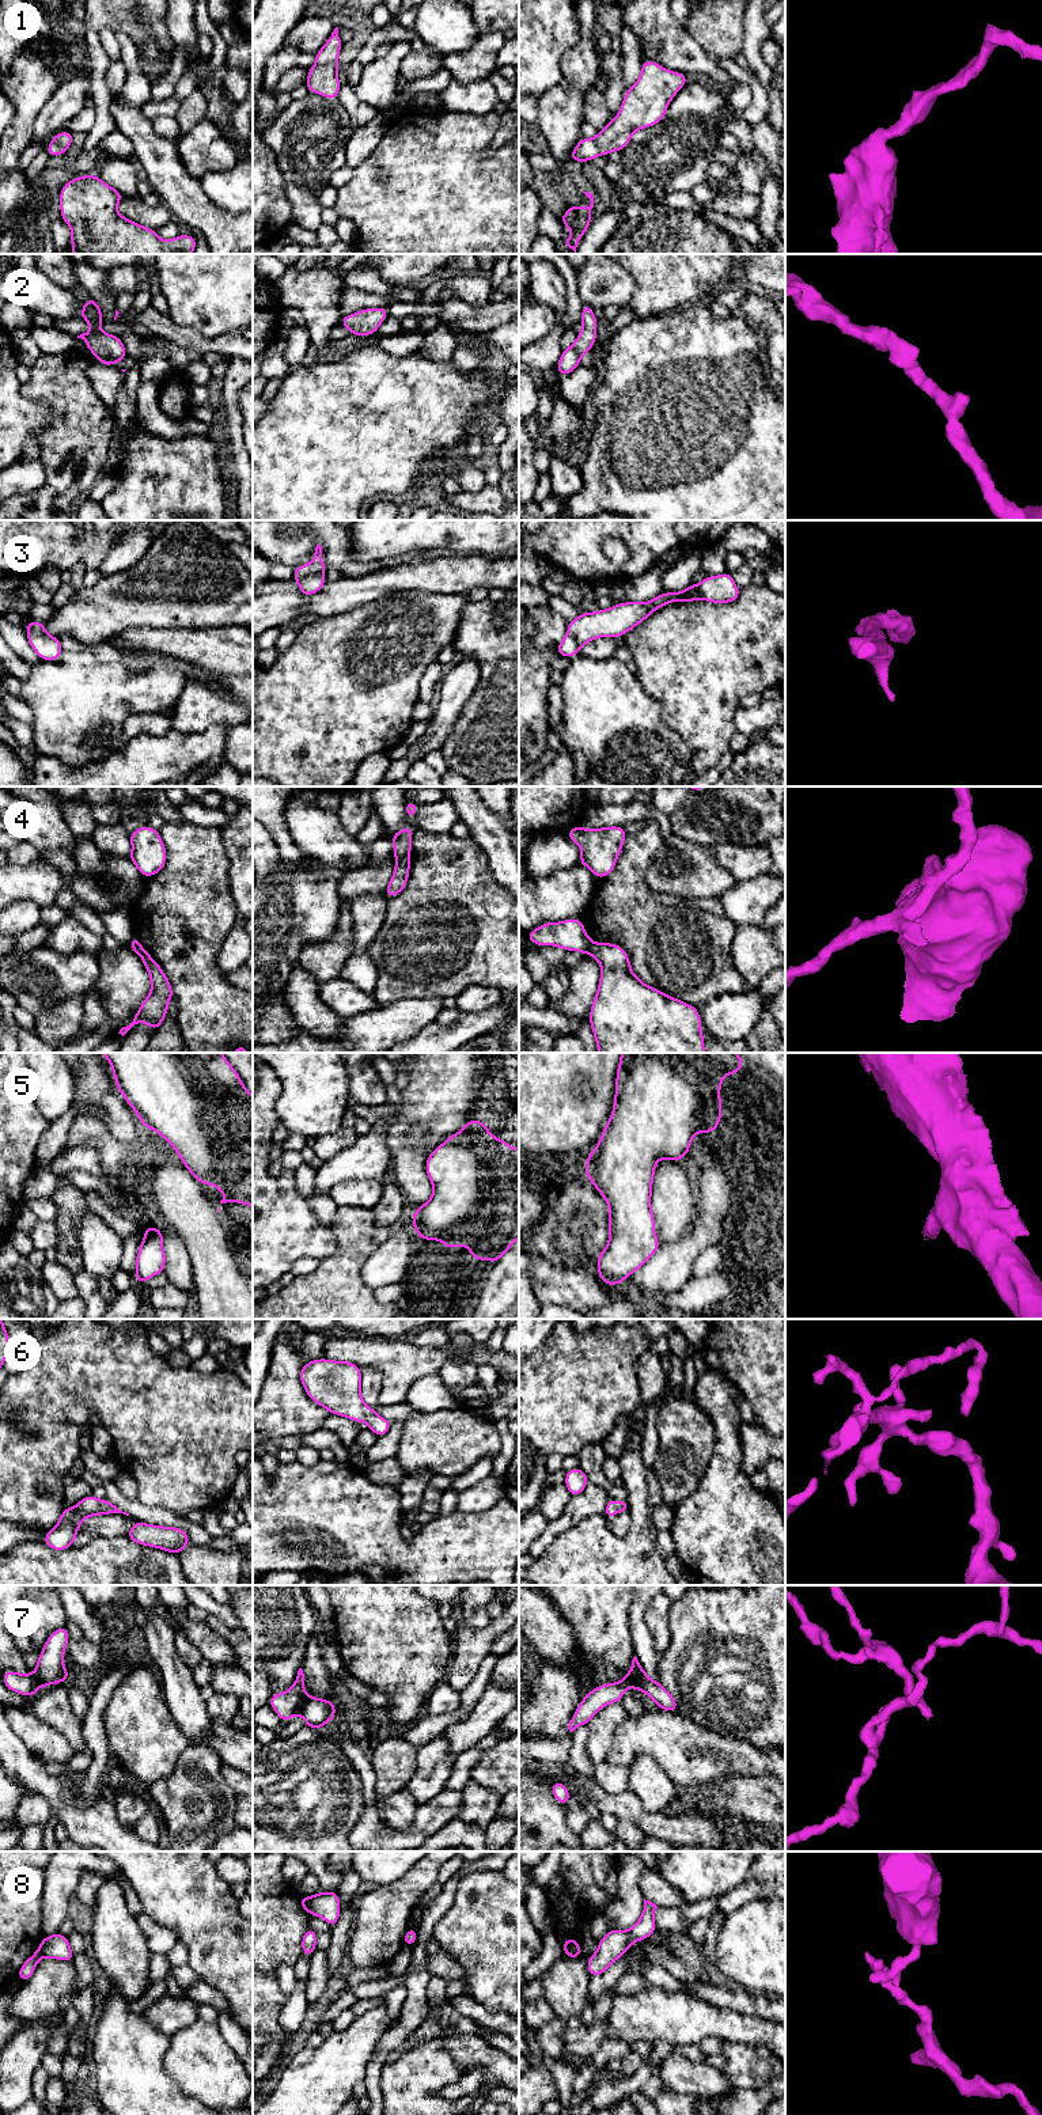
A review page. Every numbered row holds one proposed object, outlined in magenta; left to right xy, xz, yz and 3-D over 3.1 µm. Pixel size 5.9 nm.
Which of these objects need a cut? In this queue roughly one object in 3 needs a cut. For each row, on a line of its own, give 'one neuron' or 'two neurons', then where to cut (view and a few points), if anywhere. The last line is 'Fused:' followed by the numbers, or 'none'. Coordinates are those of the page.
1: one neuron; no cut
2: one neuron; no cut
3: one neuron; no cut
4: two neurons; cut in xz along (408, 855), (397, 860)
5: one neuron; no cut
6: one neuron; no cut
7: two neurons; cut in xz along (306, 1695), (296, 1712)
8: two neurons; cut in xy along (38, 1949), (44, 1956)
Fused: 4, 7, 8

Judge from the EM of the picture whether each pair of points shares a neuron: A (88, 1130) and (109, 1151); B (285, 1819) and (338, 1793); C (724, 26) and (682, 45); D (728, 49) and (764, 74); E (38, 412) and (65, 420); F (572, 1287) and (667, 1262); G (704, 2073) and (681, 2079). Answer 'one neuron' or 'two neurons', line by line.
A: one neuron
B: one neuron
C: two neurons
D: two neurons
E: two neurons
F: two neurons
G: one neuron

